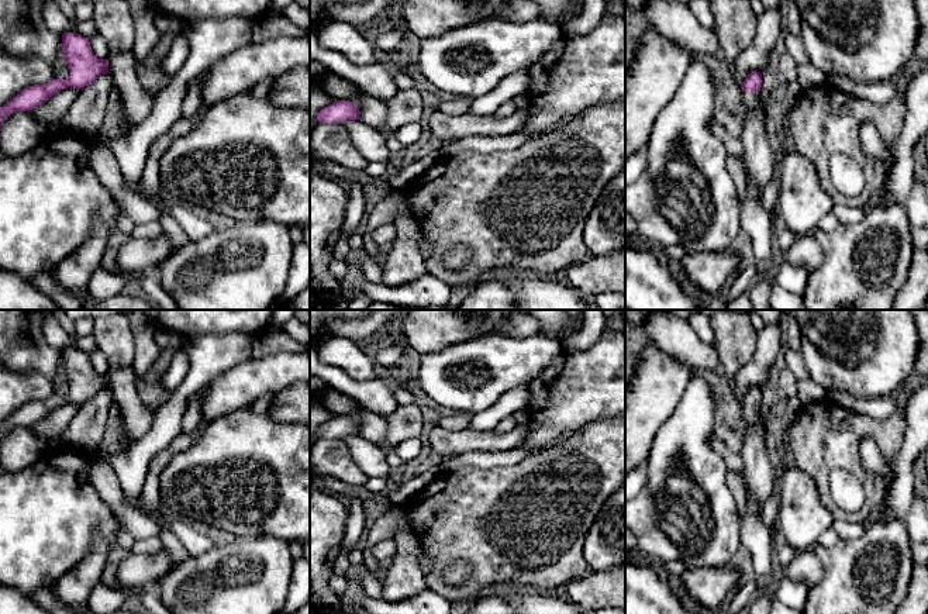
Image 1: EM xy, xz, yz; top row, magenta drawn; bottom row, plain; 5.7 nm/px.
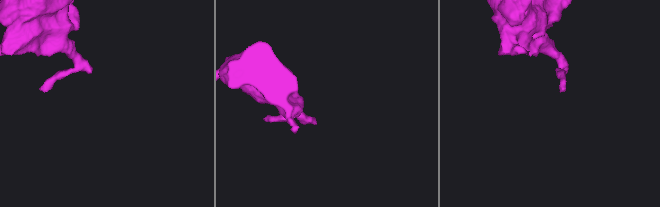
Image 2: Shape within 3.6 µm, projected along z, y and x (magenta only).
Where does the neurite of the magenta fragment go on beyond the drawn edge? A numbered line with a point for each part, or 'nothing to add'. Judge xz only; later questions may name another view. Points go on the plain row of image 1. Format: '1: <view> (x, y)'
nothing to add

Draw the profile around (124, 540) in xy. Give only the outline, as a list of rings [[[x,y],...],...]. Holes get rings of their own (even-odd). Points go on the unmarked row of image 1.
[[[120,520],[120,530],[117,532],[117,546],[131,552],[132,544],[134,544],[134,538],[131,537],[125,524]]]

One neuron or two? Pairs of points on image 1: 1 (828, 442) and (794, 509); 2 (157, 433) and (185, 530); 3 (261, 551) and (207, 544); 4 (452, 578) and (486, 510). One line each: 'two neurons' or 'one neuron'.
1: two neurons
2: two neurons
3: two neurons
4: two neurons

